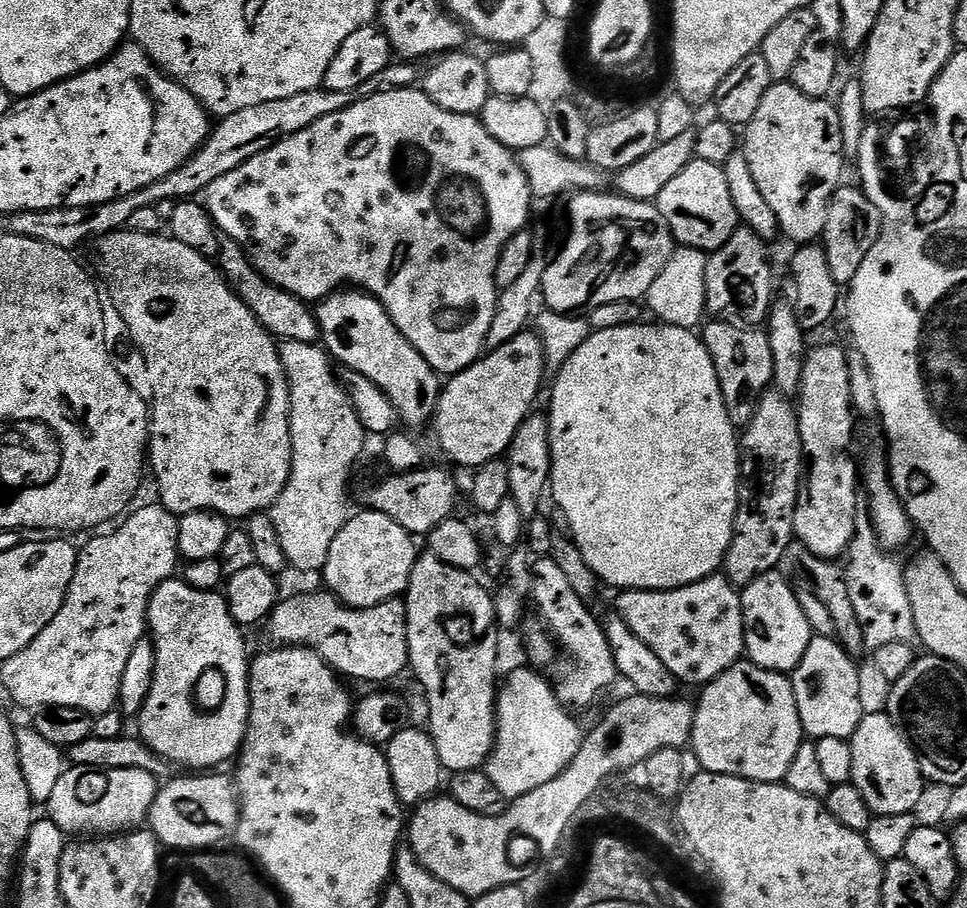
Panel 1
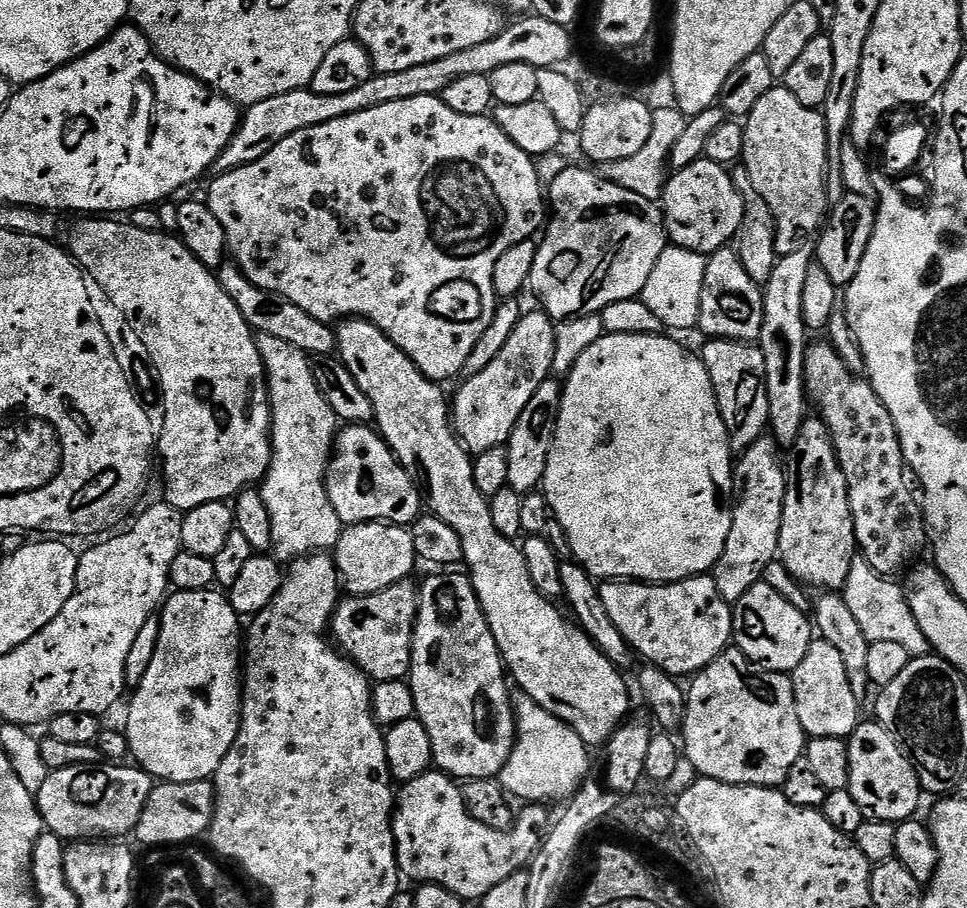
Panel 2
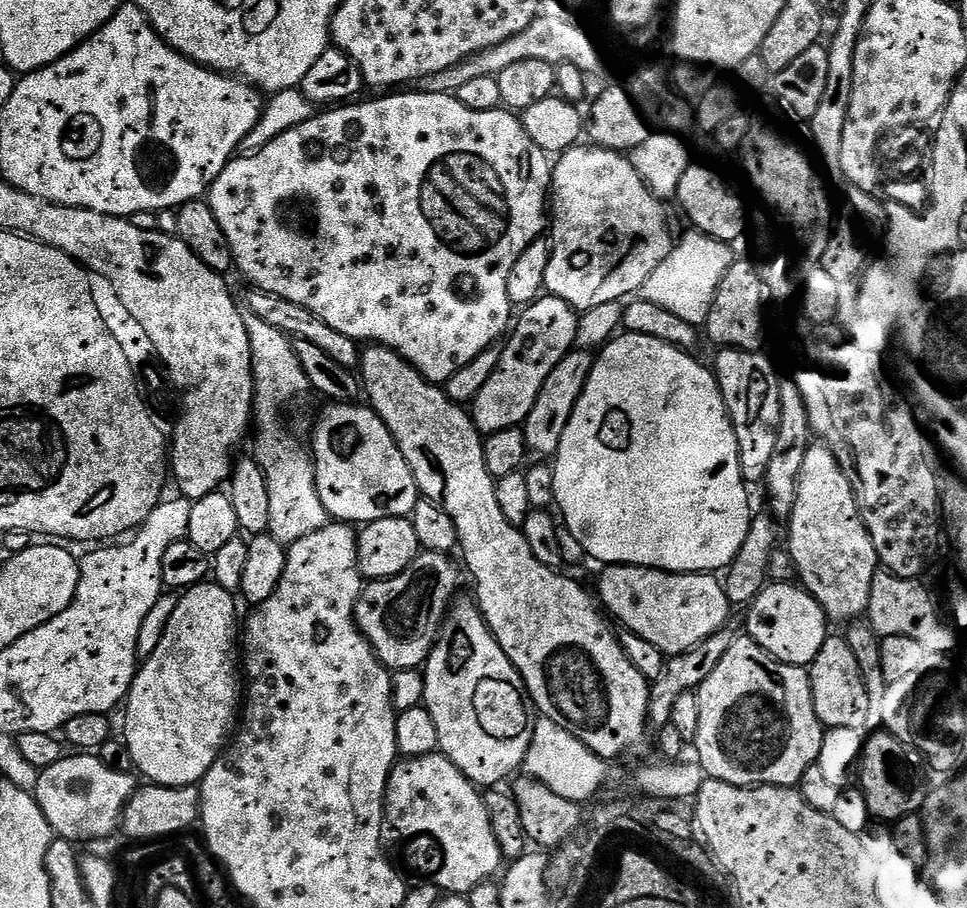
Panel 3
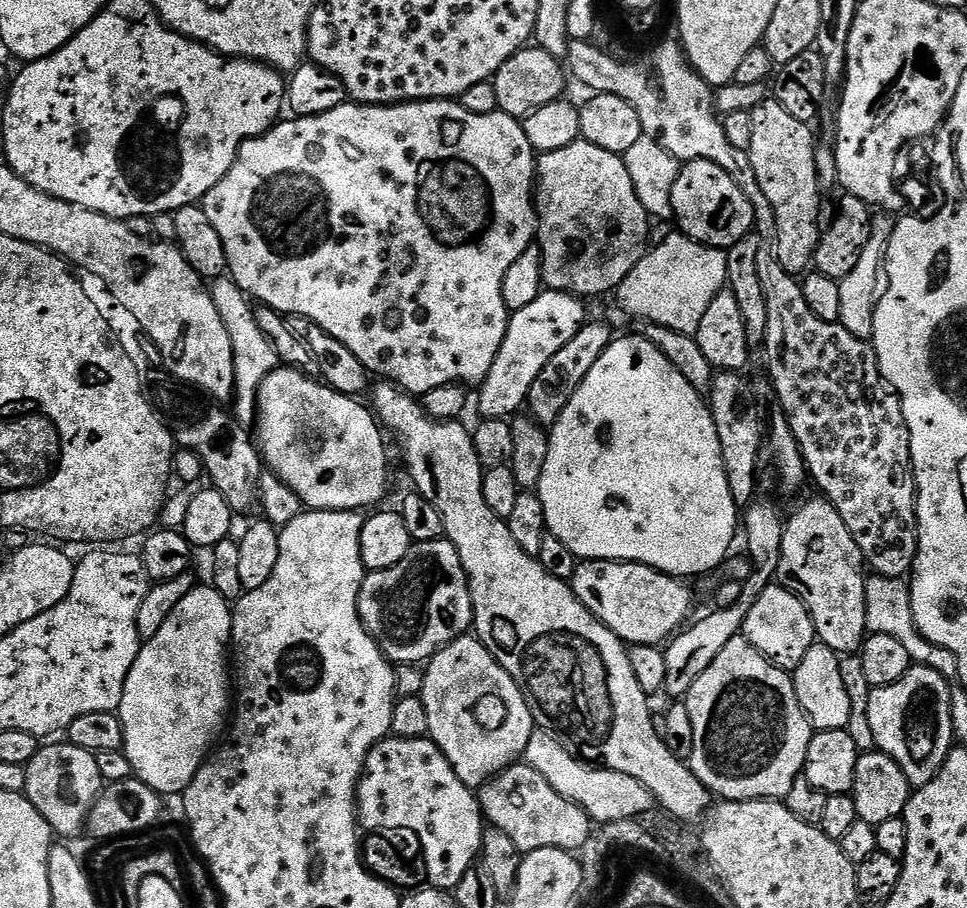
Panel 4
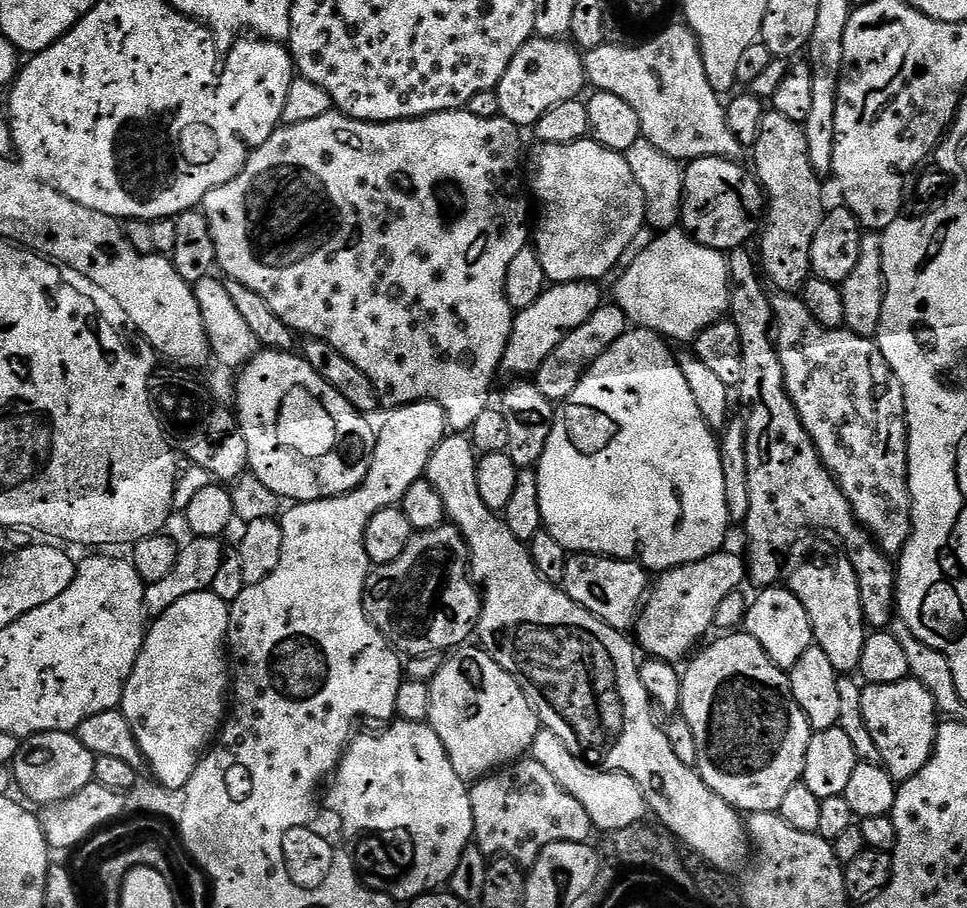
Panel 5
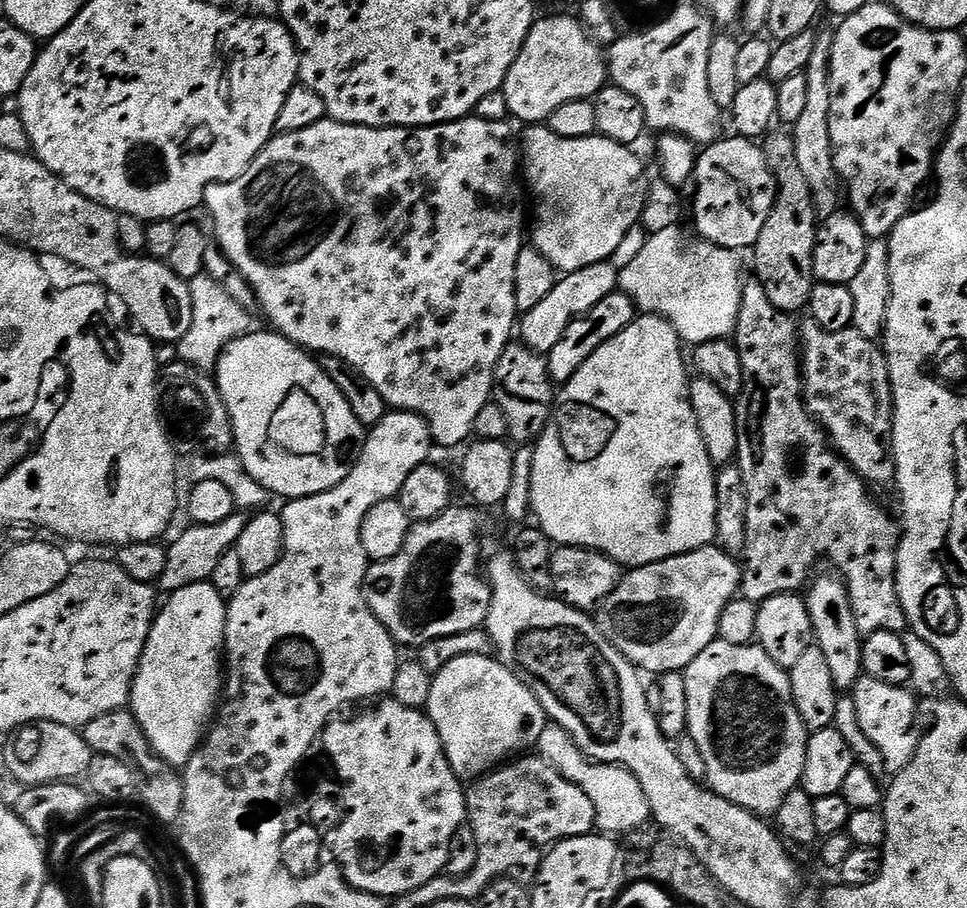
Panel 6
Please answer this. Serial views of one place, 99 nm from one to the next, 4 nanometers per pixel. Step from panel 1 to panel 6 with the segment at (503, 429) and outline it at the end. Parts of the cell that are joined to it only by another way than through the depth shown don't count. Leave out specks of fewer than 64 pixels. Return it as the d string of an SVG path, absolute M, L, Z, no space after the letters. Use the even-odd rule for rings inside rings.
M612 260L594 262L594 266L586 266L577 272L569 272L557 279L554 290L534 306L534 310L523 313L518 324L518 336L528 347L536 352L547 354L554 349L558 340L565 333L566 328L594 310L598 302L602 302L607 295L617 291L620 283L620 274Z

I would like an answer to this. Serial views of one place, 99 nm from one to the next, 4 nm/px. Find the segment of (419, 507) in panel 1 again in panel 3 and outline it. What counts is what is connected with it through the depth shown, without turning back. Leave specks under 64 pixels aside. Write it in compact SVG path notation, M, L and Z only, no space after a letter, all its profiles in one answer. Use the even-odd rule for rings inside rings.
M352 402L347 403L329 403L328 409L321 414L316 420L316 429L312 432L312 444L310 443L310 456L314 461L314 473L316 476L316 494L322 506L328 512L329 517L333 521L343 522L349 526L363 526L366 524L373 524L379 520L385 520L386 518L408 518L411 517L412 510L416 505L418 499L418 489L412 472L406 466L406 462L400 457L399 452L396 451L396 441L392 439L392 435L388 433L387 426L384 425L381 420L376 416L376 413L367 406L361 406L361 408L355 408Z

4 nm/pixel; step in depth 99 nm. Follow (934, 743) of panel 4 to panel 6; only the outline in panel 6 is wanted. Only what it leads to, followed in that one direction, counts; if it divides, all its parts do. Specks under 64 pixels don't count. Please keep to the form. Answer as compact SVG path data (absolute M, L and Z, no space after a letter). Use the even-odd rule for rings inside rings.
M861 675L850 694L858 709L858 722L862 722L862 731L866 738L870 738L870 742L874 742L874 746L878 746L878 751L882 754L885 773L902 771L910 758L914 758L914 750L921 738L919 731L912 732L912 727L916 724L917 697L907 687L890 686L865 675Z

